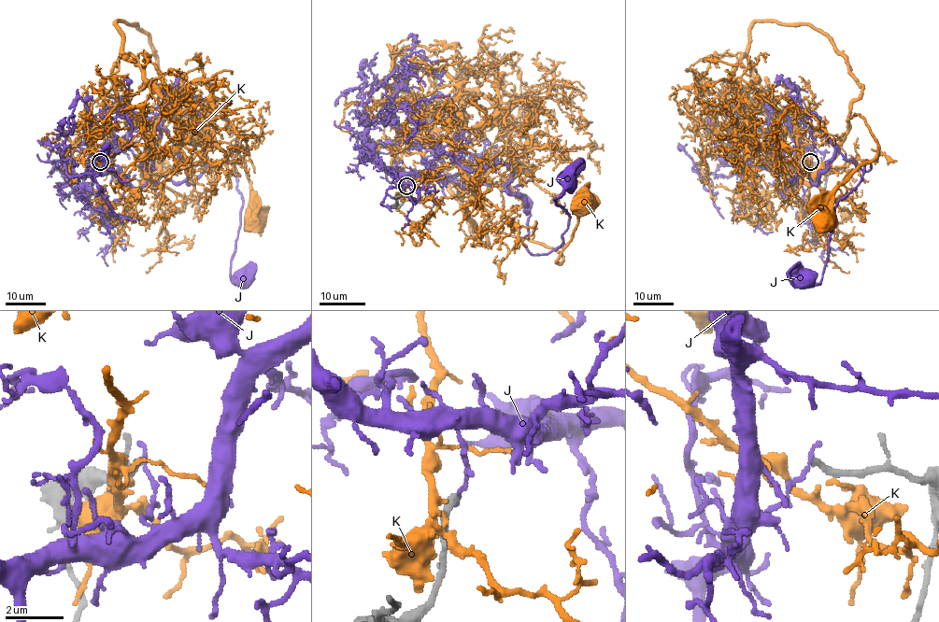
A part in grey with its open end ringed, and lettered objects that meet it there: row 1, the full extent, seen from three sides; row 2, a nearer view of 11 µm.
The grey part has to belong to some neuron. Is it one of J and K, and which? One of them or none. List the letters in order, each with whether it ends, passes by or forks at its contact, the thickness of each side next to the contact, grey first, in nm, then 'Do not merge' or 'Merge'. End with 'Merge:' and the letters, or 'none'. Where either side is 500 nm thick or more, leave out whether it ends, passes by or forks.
J: It ends there. Thickness 280 nm (grey) against 170 nm. Do not merge
K: It ends there. Thickness 320 nm (grey) against 140 nm. Do not merge
Merge: none

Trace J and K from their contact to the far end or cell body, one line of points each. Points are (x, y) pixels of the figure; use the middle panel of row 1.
J: (406, 187), (411, 175), (506, 185), (530, 202), (523, 244), (541, 254), (563, 239), (555, 199), (569, 180)
K: (405, 190), (398, 134), (433, 113), (453, 134), (478, 228), (544, 243), (562, 262), (581, 202)

